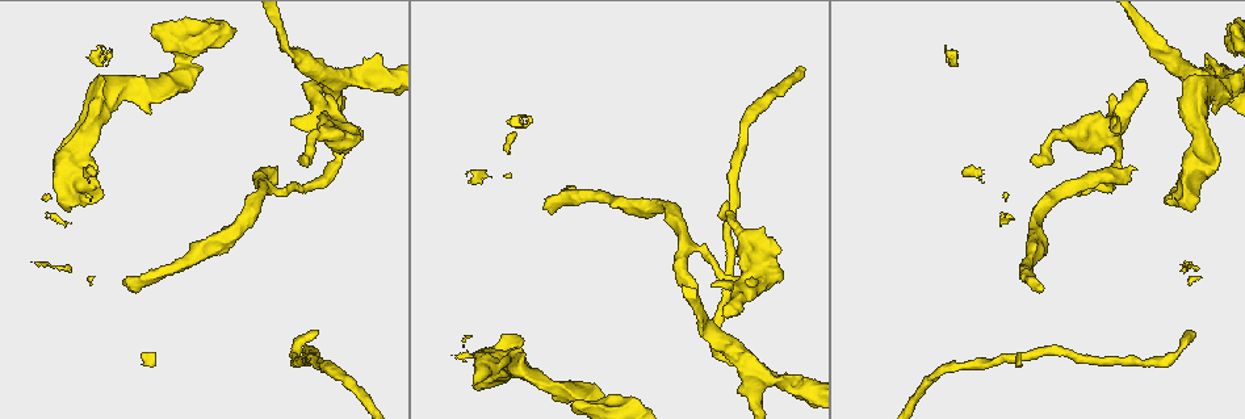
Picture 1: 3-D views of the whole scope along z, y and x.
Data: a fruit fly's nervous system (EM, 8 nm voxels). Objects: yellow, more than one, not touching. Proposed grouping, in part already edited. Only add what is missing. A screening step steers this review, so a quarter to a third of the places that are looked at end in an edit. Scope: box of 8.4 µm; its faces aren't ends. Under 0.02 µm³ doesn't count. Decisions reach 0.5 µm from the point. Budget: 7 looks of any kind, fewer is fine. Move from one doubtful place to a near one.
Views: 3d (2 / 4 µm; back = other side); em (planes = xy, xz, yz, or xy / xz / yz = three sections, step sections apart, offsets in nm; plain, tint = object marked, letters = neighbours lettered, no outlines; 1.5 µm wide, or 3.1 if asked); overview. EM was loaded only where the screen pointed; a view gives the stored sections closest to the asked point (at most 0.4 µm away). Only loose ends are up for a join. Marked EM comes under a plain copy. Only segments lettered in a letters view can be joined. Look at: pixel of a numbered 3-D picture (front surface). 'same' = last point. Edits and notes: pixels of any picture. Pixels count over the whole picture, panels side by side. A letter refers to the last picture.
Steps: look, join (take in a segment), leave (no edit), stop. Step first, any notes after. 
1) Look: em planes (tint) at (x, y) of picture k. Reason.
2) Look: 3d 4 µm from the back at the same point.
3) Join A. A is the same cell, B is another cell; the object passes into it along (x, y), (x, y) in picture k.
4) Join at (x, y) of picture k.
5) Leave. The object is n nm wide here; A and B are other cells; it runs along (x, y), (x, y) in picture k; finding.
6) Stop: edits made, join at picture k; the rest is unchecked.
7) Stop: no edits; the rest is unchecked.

Look: em planes (letters) at (1190, 331) of picture 1. An open end.

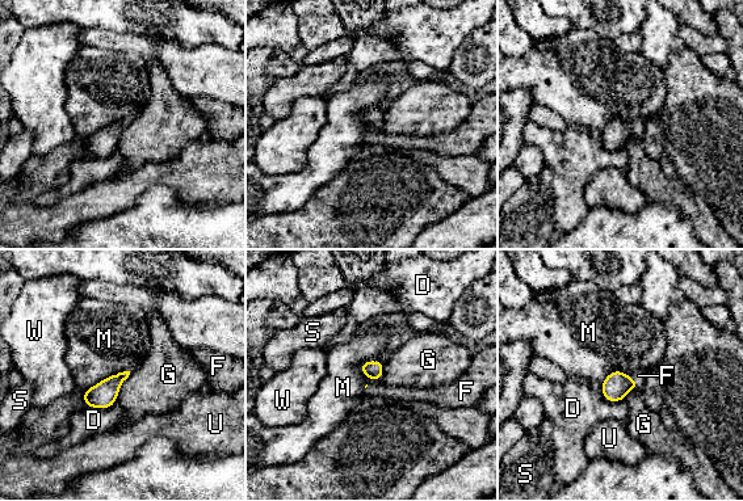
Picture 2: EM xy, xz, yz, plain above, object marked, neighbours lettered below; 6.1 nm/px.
Join F. The object is 120 nm wide here; F is the same cell, D, G, M, S, U and W are other cells; the object passes into it along (616, 386), (636, 380), (638, 375) in picture 2; the cell continues.

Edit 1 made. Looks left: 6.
Look: overview. See it whole again.

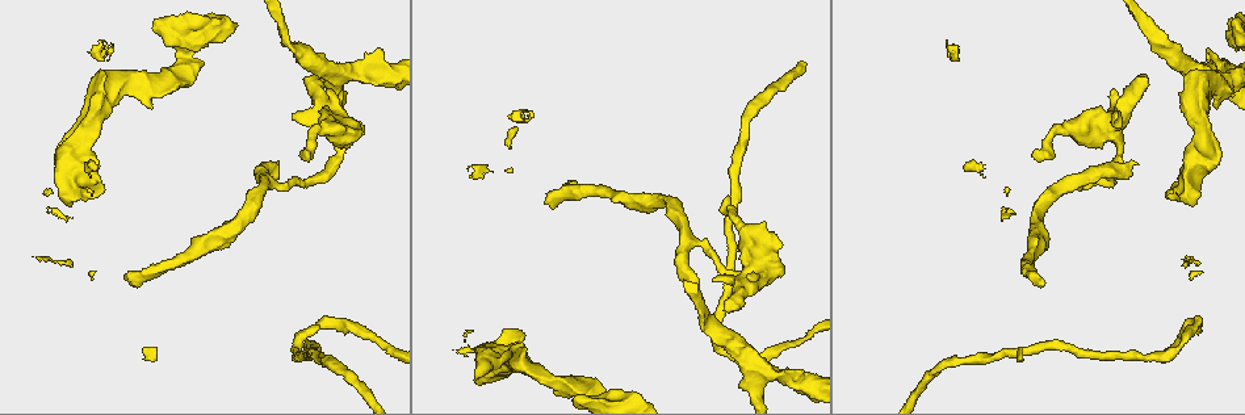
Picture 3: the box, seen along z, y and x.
Look: 3d 4 µm at (728, 204) of picture 3.

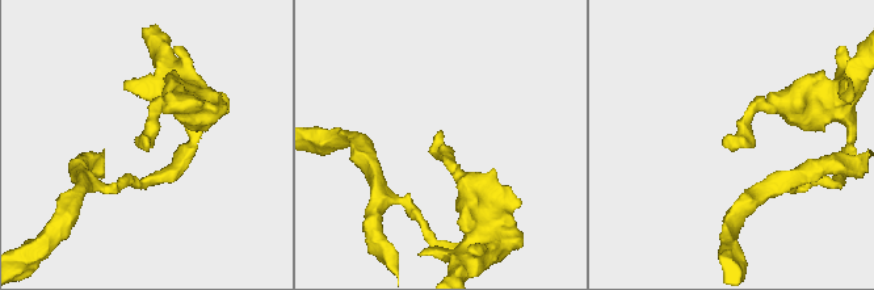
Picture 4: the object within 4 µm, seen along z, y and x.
Look: em xz step 8 (letters) at (732, 150) of picture 4.

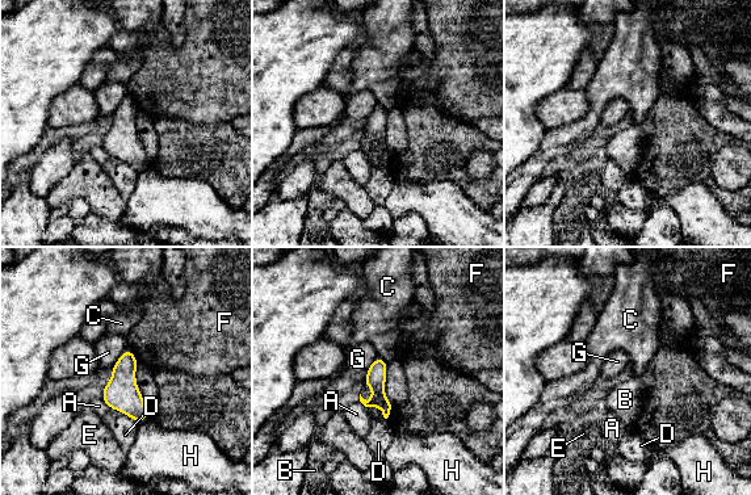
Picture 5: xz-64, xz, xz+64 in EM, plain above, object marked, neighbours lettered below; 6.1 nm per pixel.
Leave. A, B, C, D, E, F, G and H are other cells; no lettered segment goes on from it.

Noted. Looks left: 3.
Look: 3d 2 µm at (520, 332) of picture 3. Branch stops here.

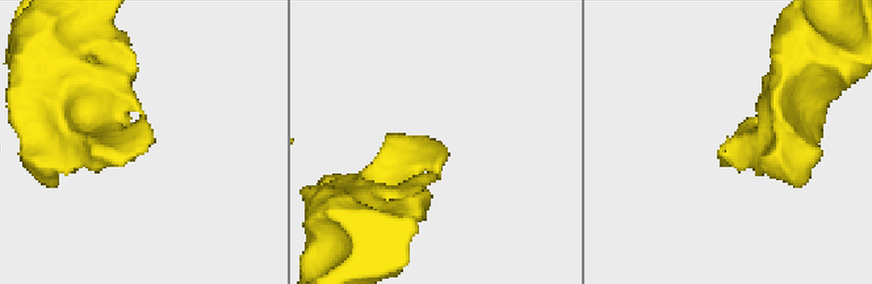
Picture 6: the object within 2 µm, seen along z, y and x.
Look: em xy step 8 (tint) at (440, 142) of picture 6. Shape alone is not enough.

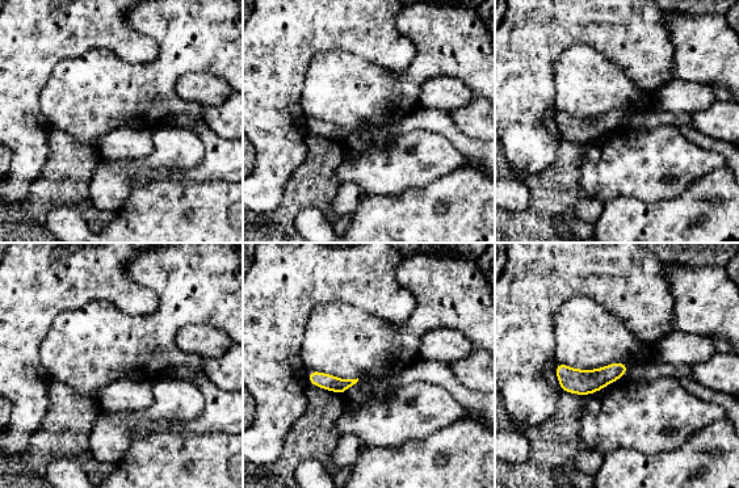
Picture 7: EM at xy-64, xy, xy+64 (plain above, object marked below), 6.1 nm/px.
Look: em xy step 8 (letters) at the same point.

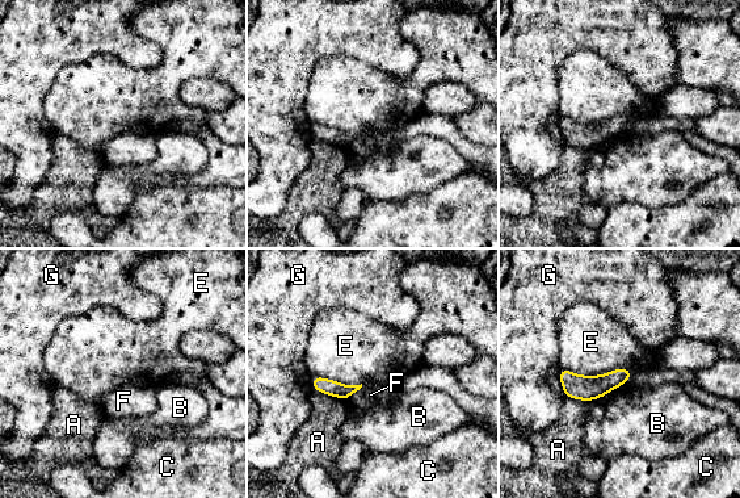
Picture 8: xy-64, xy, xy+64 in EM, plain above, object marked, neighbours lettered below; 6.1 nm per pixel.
Leave. A, B, C, E, F and G are other cells; a border runs along (562, 367), (584, 375), (631, 372) in picture 8; none of them fits.

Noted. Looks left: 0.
Stop: edits made, join at picture 2; the rest is unchecked.

